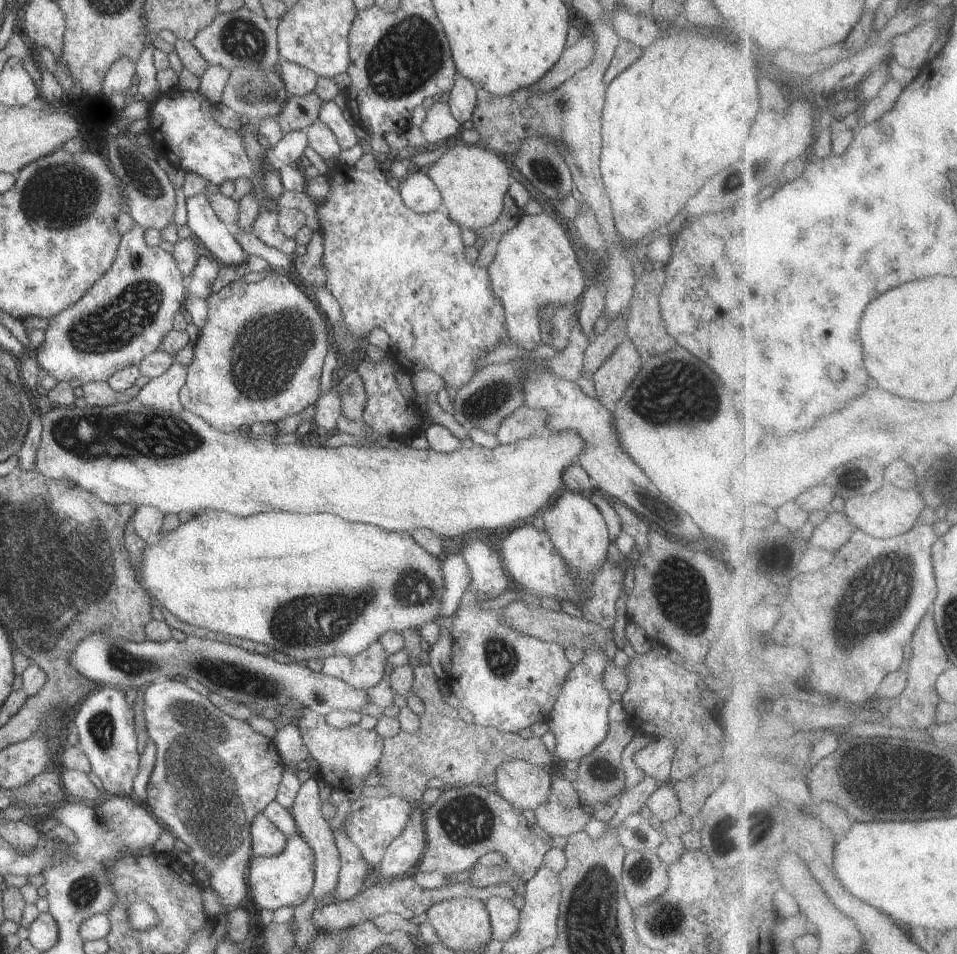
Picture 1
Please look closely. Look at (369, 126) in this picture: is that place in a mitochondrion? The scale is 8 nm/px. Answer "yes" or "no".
no

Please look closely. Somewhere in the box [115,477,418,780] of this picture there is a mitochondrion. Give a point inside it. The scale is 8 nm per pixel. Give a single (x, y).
(299, 625)

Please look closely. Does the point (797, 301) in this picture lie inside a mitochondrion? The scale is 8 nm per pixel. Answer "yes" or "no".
yes

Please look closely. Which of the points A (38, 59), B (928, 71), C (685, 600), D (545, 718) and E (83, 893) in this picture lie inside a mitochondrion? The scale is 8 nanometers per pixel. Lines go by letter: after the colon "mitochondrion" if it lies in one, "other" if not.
A: other
B: other
C: mitochondrion
D: other
E: mitochondrion

